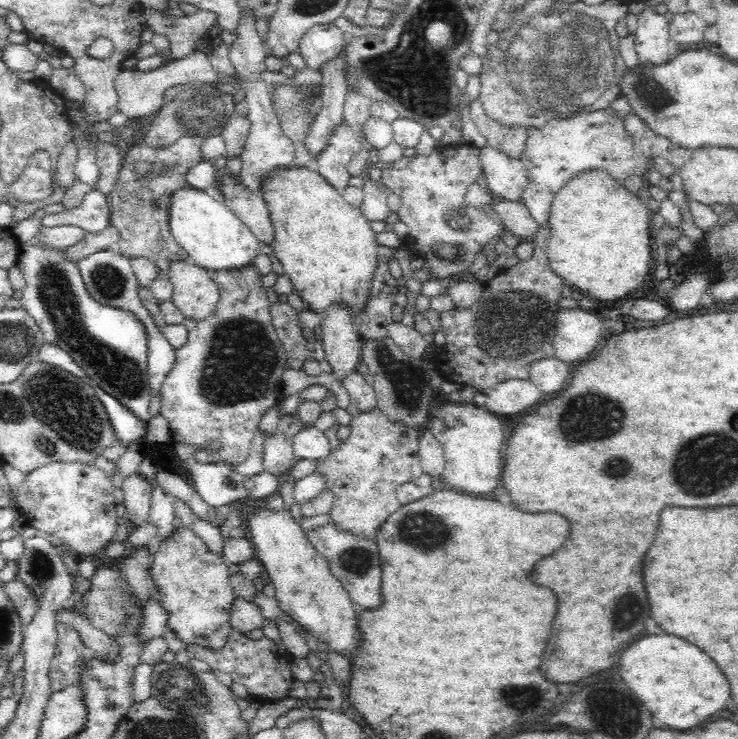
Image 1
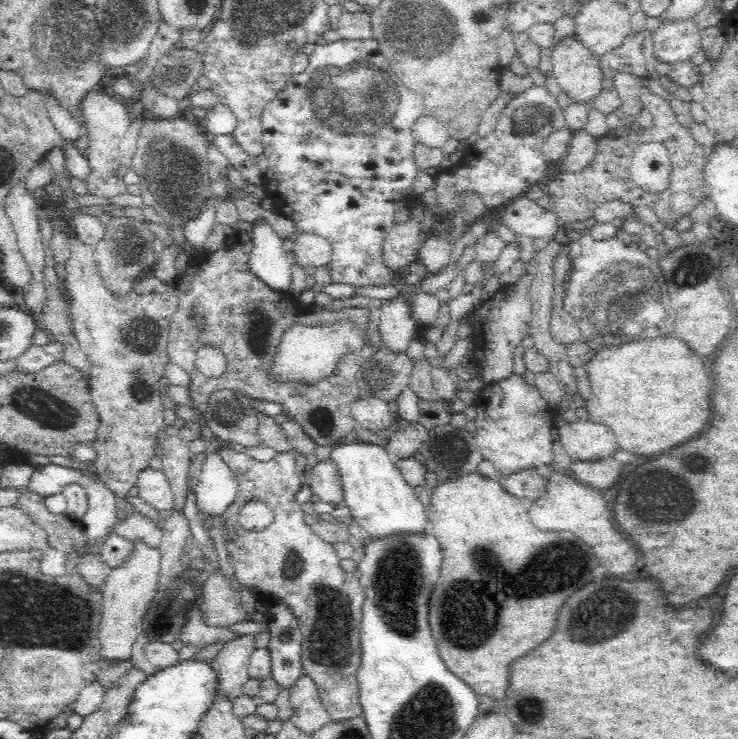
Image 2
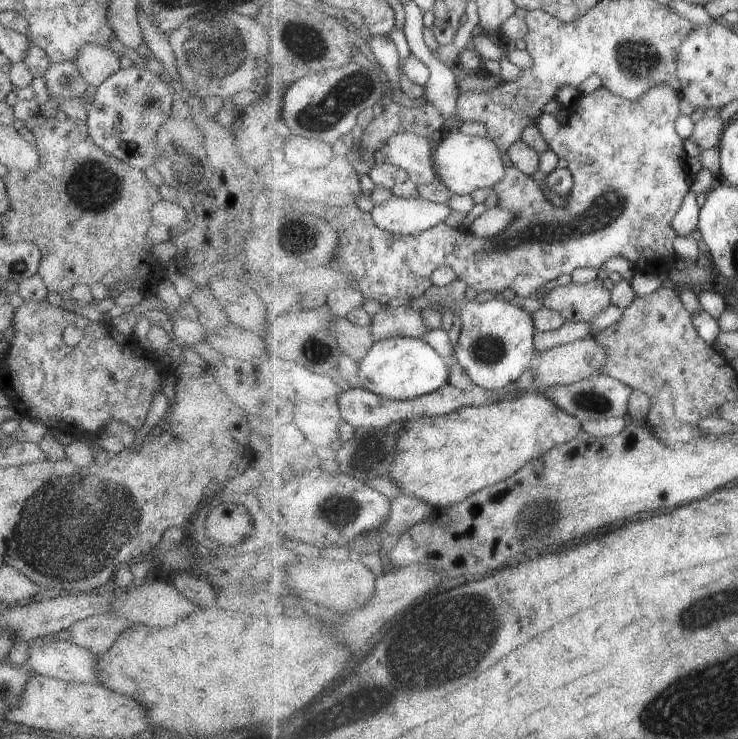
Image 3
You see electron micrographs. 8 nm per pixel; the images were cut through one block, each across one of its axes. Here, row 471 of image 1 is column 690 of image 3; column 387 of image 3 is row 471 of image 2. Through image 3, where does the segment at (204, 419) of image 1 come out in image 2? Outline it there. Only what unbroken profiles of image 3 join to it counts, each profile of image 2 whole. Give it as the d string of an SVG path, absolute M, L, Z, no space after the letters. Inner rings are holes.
M224 446L218 450L220 459L228 465L234 473L238 485L238 494L234 502L223 512L221 518L225 520L223 530L231 527L235 531L233 539L226 539L226 549L229 562L232 564L238 582L245 587L255 587L262 599L269 599L275 603L282 600L286 609L296 617L299 632L302 633L302 668L318 689L320 702L328 713L330 722L350 722L351 718L362 715L360 701L358 701L357 670L361 665L360 624L364 602L364 589L360 586L357 574L344 571L340 567L340 559L334 551L333 545L324 542L304 521L304 512L294 498L302 487L301 477L296 471L296 461L290 451L278 453L268 461L257 461L247 455ZM258 500L268 505L273 512L270 526L256 532L246 530L238 520L240 509L250 501Z

